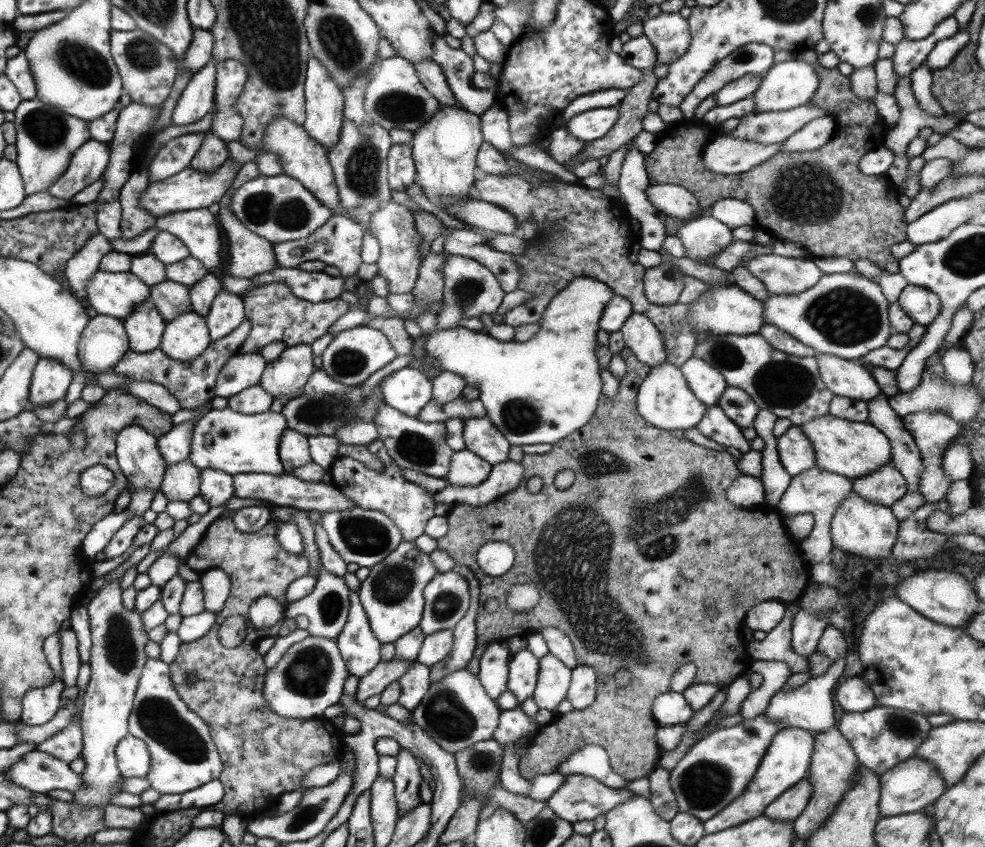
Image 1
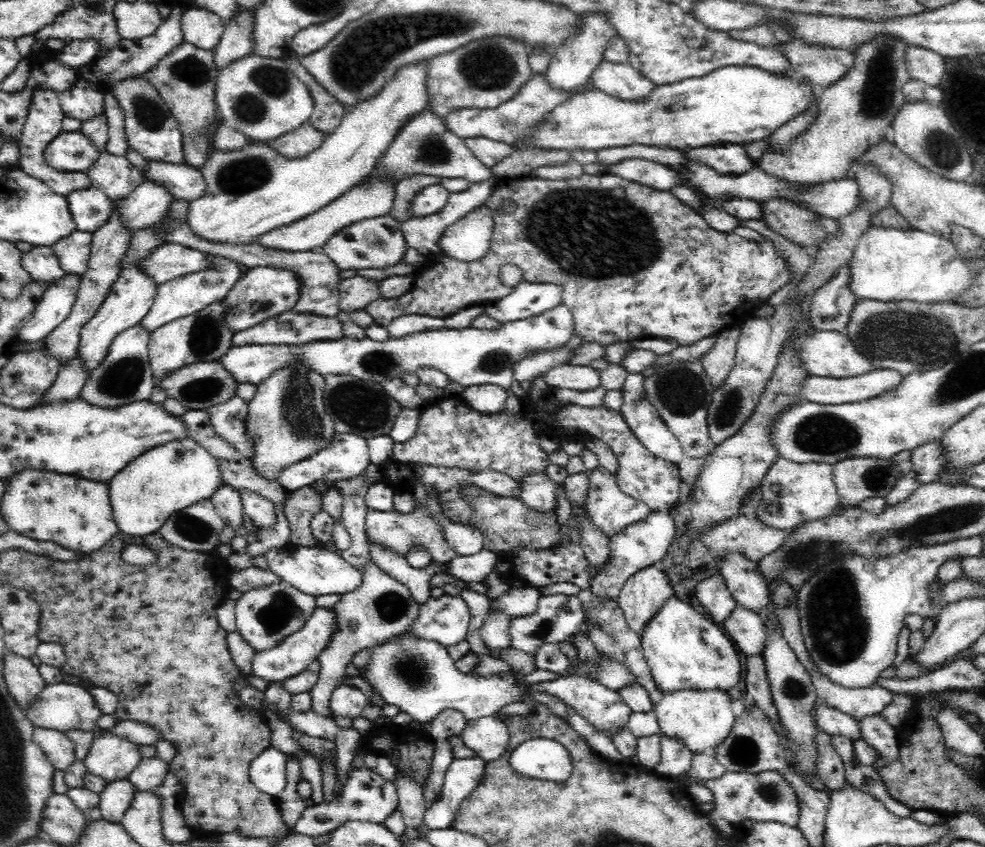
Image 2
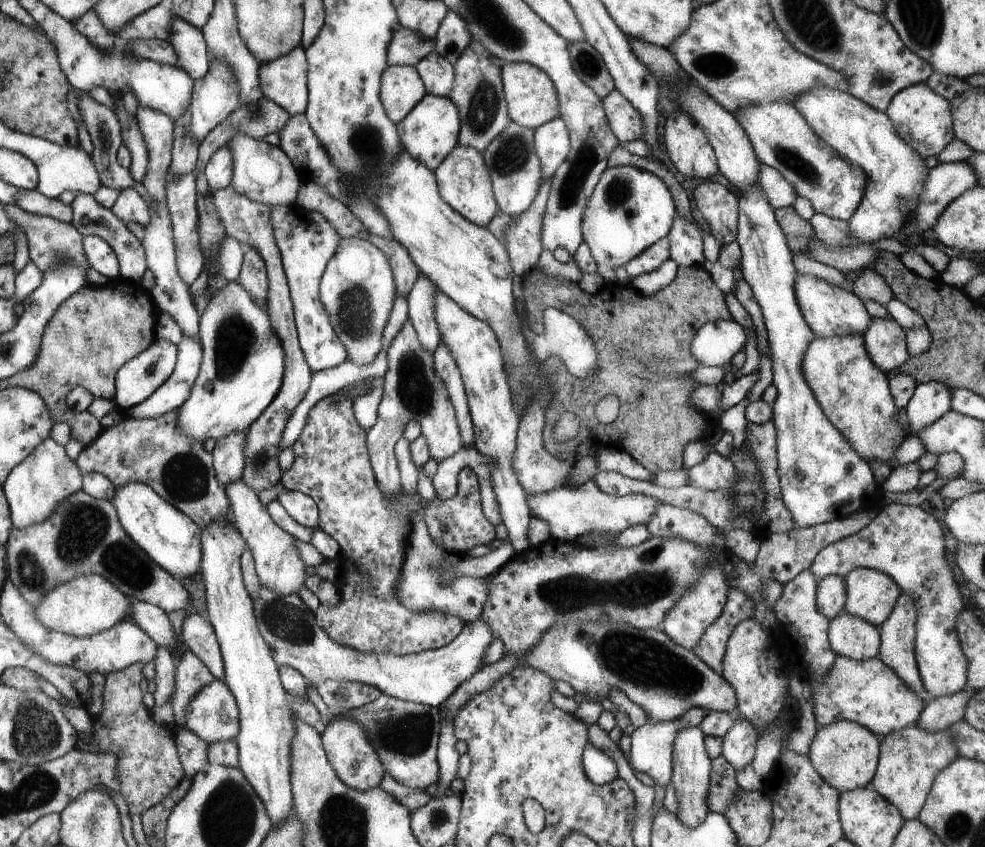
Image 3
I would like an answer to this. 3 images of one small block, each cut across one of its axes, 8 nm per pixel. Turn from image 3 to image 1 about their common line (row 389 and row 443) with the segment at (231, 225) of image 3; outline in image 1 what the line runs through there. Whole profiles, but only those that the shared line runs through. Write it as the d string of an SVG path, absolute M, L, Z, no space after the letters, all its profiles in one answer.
M287 428L285 434L281 436L279 456L281 456L281 464L285 464L285 472L293 472L295 468L313 462L309 454L309 438L299 434L297 430Z

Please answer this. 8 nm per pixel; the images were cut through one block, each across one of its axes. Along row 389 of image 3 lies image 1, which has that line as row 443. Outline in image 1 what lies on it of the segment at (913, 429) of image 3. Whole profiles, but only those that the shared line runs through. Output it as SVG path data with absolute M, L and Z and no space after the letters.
M923 410L923 412L915 412L915 414L907 414L903 420L905 430L913 436L919 454L921 454L921 462L923 462L923 472L919 474L919 494L923 496L925 504L939 504L945 500L947 490L949 490L949 480L945 478L945 474L941 472L941 458L945 454L945 450L949 448L949 444L959 436L961 432L961 424L955 422L955 418L951 418L951 414L945 414L941 410Z

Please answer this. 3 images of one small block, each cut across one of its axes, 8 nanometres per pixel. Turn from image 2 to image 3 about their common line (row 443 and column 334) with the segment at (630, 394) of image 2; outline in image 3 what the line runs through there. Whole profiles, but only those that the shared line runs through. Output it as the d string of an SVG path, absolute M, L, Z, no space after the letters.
M257 584L259 590L253 598L253 608L259 624L259 632L265 644L271 650L271 656L279 666L289 666L299 670L309 684L321 684L325 680L345 680L359 682L373 688L379 688L383 696L391 696L403 702L413 702L421 706L437 708L443 700L447 700L455 688L473 676L483 660L487 646L493 642L493 630L489 620L481 616L473 622L465 622L463 630L443 648L427 650L421 654L409 656L393 656L393 654L375 654L375 652L359 652L351 646L343 646L327 636L327 632L319 626L315 612L311 612L305 602L295 594L281 596L275 590Z

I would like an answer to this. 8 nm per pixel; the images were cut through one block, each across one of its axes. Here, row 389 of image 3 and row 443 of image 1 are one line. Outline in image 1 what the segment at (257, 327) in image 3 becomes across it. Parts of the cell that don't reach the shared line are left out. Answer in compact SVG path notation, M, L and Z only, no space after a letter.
M229 408L209 410L205 416L195 420L195 430L191 438L191 464L203 470L221 470L229 476L239 474L271 474L287 476L285 464L281 464L279 446L281 436L289 428L289 422L279 412L267 410L265 414L241 414Z

